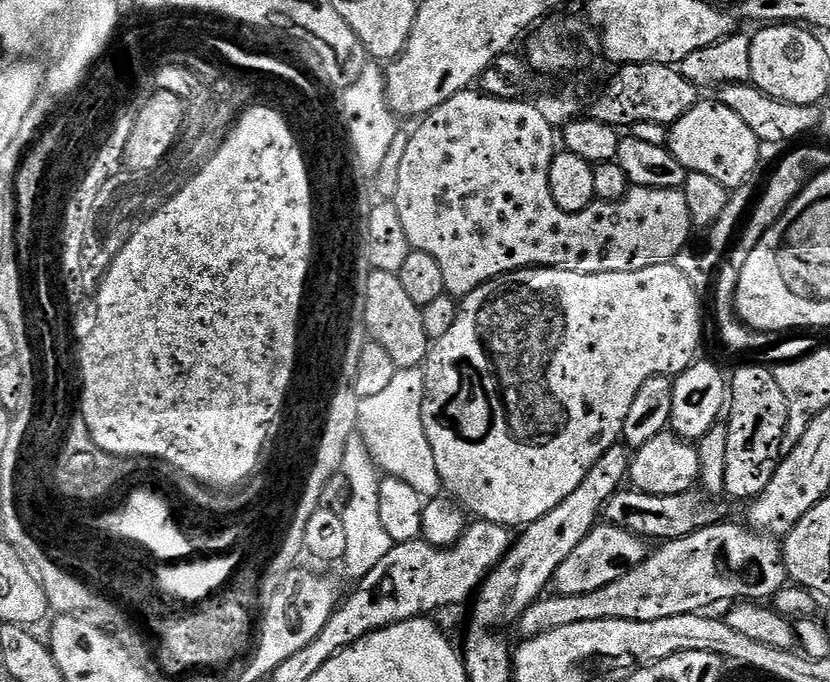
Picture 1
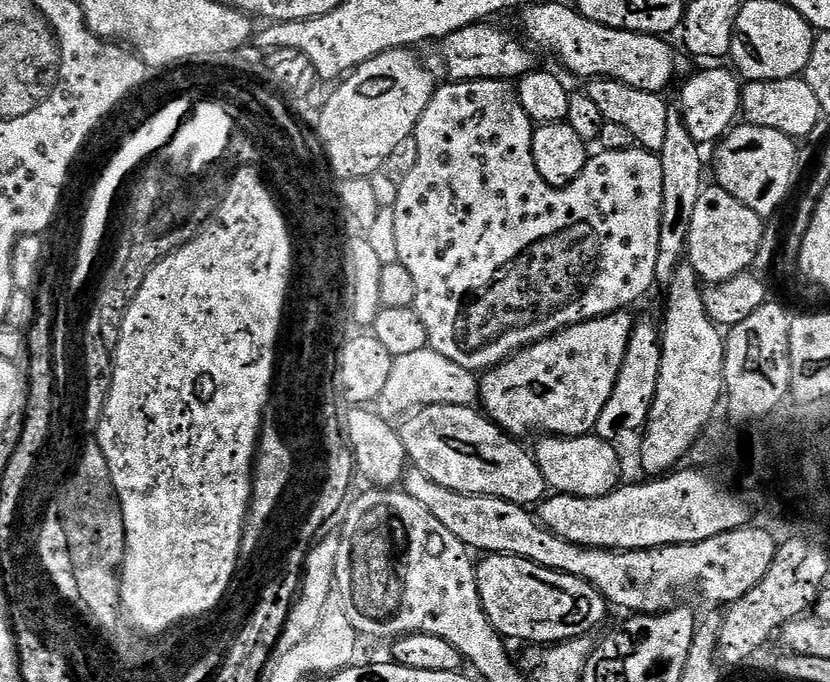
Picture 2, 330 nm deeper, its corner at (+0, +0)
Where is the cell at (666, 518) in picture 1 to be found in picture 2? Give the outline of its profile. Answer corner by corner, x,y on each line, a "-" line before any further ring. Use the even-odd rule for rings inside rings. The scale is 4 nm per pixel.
431,404
425,408
415,409
403,421
405,424
399,425
398,428
411,467
426,474
430,482
438,482
438,486
446,486
446,490
454,490
458,494
493,496
521,506
539,505
545,499
546,485
535,455
529,449
527,452
517,437
508,435
493,420
488,419
483,411
475,412
476,410
472,406
457,404

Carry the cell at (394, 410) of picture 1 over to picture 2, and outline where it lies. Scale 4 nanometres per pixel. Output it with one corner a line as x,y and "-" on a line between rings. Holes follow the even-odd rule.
430,347
395,358
390,366
390,378
382,390
378,408
385,417
403,417
418,408
431,404
457,404
472,406
477,403
480,384
477,373
458,366
458,362
450,362
450,358
442,358

